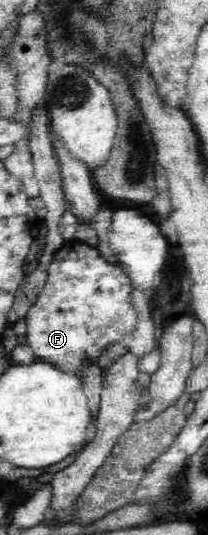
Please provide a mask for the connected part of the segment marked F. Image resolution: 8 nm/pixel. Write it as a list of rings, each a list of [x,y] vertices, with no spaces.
[[[75,239],[66,241],[61,250],[53,254],[53,262],[49,264],[49,278],[47,278],[45,290],[39,294],[39,298],[37,298],[37,302],[33,304],[33,308],[27,312],[27,344],[33,349],[34,355],[39,356],[39,359],[45,362],[51,362],[51,364],[56,365],[57,368],[65,372],[77,374],[91,363],[97,363],[96,360],[101,354],[101,350],[107,348],[109,344],[113,344],[114,342],[119,343],[123,341],[129,333],[135,332],[136,326],[140,324],[140,312],[133,309],[133,305],[131,305],[131,283],[133,282],[127,273],[127,270],[125,270],[122,265],[107,263],[96,247]]]

